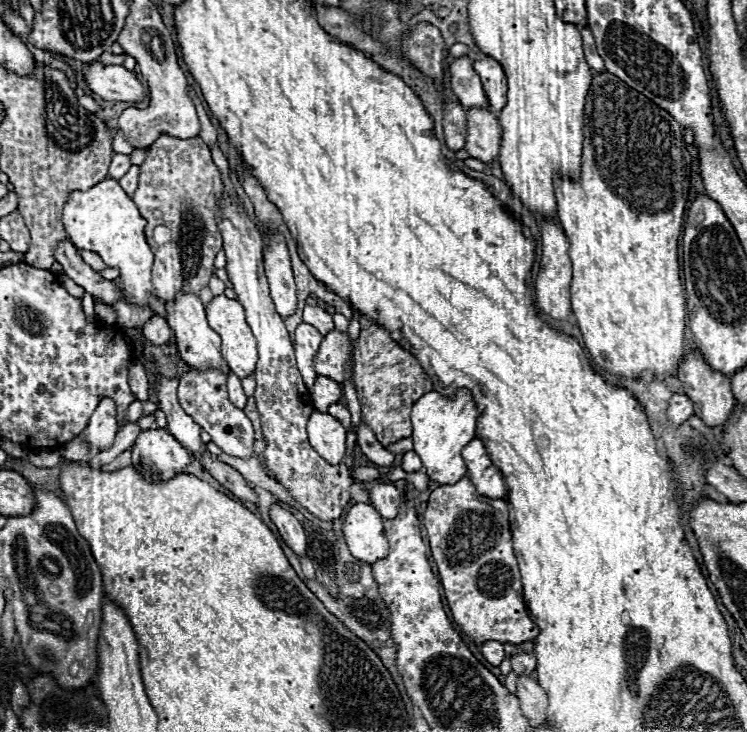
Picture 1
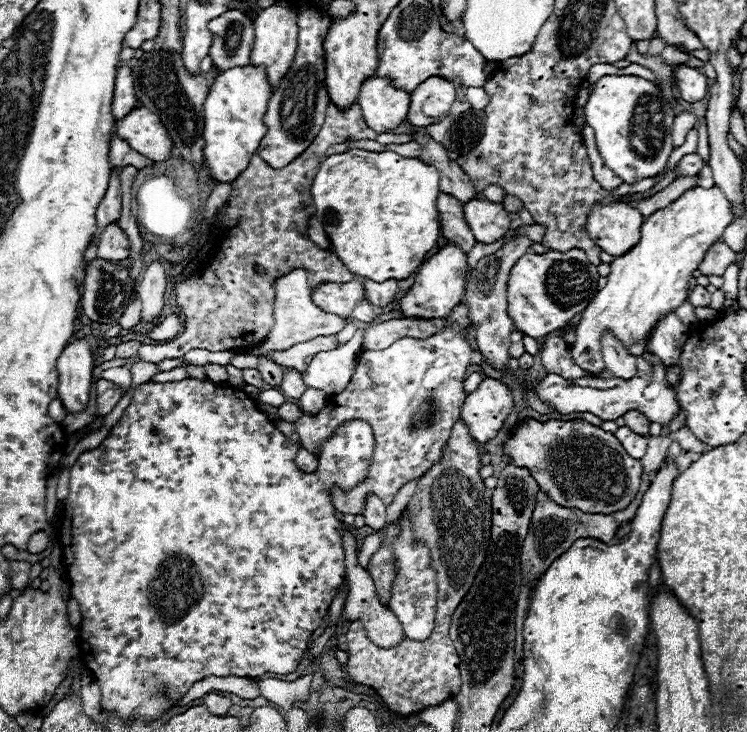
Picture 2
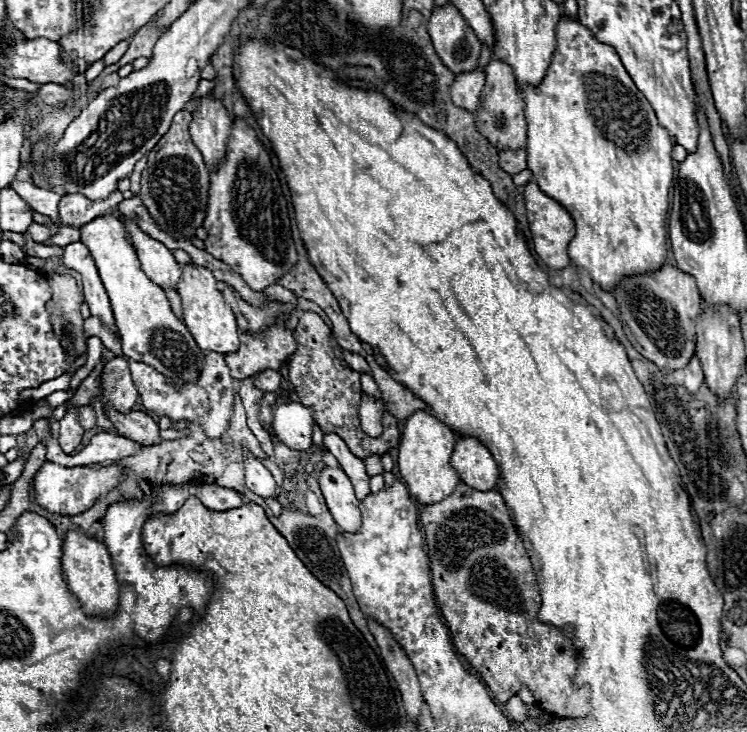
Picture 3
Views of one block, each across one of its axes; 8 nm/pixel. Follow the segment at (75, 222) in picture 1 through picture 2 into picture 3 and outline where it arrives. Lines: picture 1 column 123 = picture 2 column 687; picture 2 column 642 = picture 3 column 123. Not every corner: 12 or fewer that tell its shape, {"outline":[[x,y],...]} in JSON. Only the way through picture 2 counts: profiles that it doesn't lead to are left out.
{"outline":[[116,214],[80,226],[124,356],[178,384],[202,350]]}

